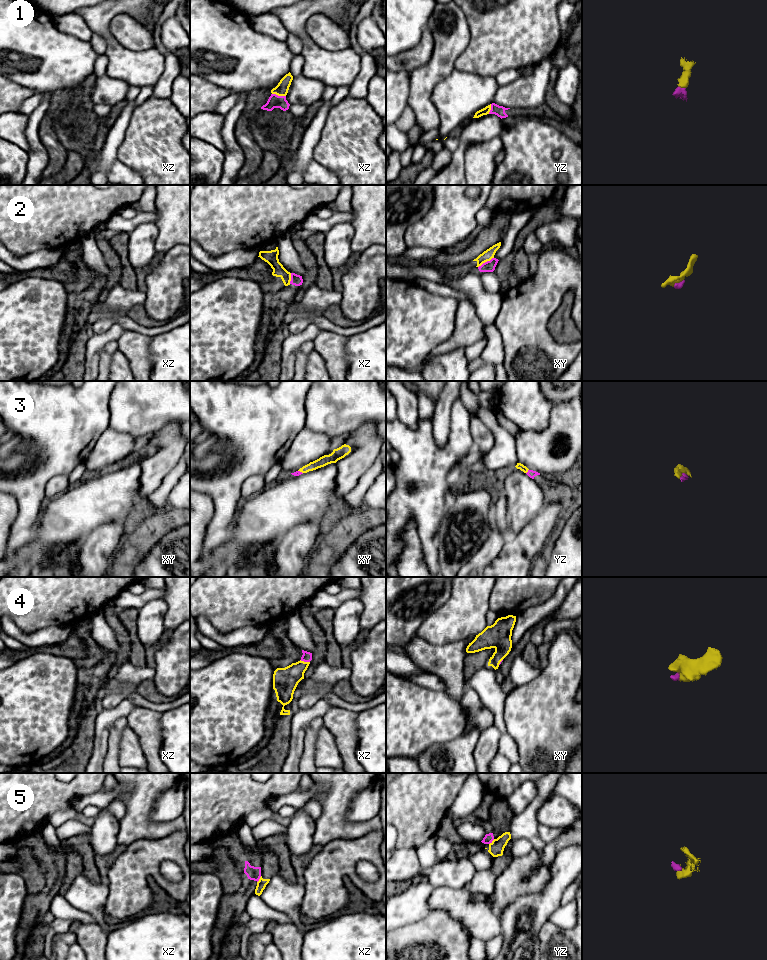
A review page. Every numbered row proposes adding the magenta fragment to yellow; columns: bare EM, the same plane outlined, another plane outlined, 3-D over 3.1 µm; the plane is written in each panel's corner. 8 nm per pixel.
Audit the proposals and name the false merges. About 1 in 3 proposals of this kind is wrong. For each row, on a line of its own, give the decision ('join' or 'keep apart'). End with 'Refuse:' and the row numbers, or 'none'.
1: join
2: keep apart
3: join
4: join
5: keep apart
Refuse: 2, 5

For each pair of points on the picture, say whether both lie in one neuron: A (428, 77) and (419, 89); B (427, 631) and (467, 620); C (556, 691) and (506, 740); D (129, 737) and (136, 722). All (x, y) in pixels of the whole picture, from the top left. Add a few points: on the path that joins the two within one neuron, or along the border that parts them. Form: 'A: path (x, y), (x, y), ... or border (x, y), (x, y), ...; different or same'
A: path (425, 80), (421, 86); same
B: path (437, 628), (457, 620); same
C: border (507, 732), (517, 746), (519, 758); different
D: border (128, 726), (136, 734), (142, 750); different

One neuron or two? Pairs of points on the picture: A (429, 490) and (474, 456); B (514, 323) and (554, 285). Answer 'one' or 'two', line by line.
A: two
B: one

